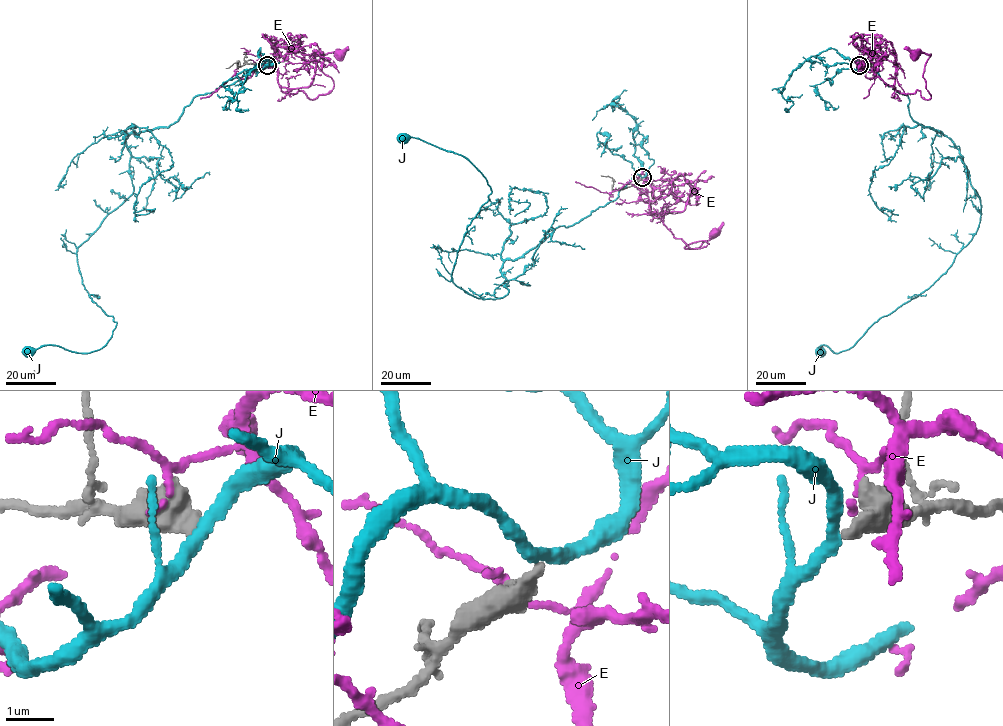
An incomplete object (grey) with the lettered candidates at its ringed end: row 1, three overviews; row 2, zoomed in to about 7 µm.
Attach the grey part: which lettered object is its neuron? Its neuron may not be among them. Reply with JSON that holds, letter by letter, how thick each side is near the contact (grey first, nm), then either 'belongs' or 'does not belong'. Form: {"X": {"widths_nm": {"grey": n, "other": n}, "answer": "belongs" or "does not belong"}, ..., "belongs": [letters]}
{"E": {"widths_nm": {"grey": 460, "other": 140}, "answer": "does not belong"}, "J": {"widths_nm": {"grey": 300, "other": 280}, "answer": "does not belong"}, "belongs": []}

